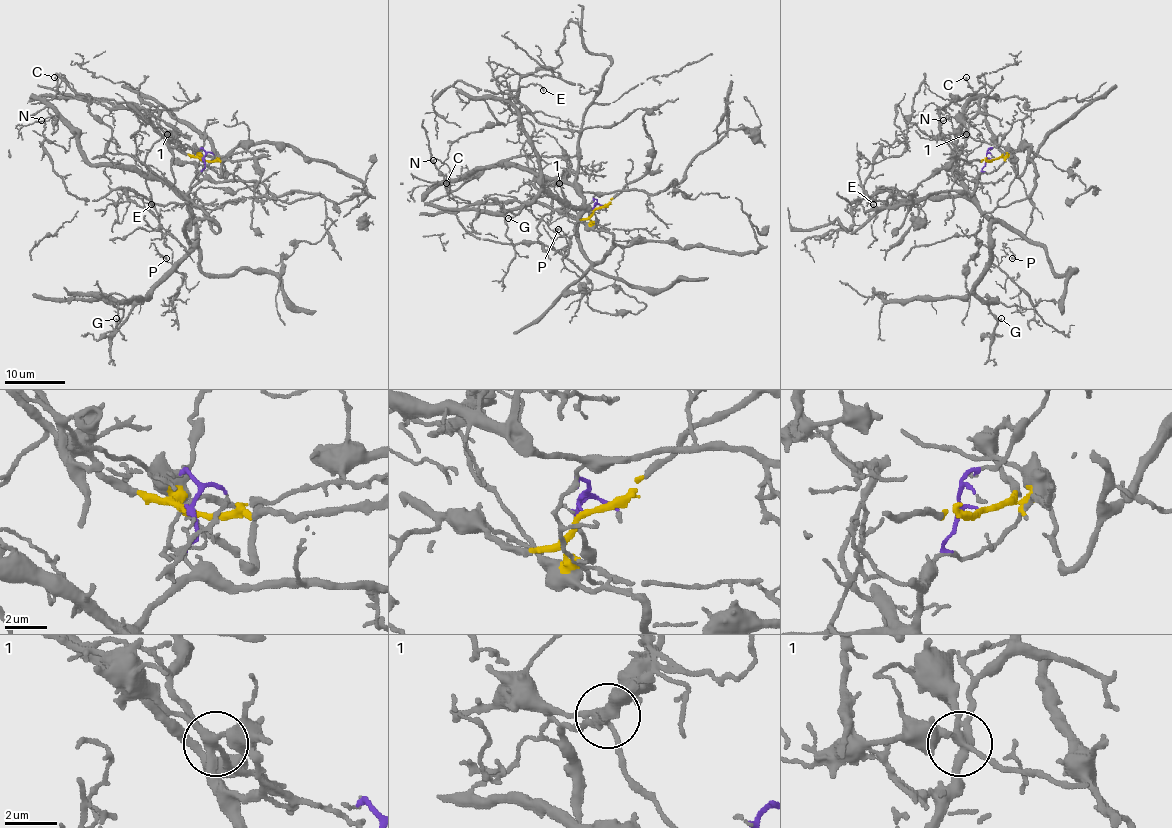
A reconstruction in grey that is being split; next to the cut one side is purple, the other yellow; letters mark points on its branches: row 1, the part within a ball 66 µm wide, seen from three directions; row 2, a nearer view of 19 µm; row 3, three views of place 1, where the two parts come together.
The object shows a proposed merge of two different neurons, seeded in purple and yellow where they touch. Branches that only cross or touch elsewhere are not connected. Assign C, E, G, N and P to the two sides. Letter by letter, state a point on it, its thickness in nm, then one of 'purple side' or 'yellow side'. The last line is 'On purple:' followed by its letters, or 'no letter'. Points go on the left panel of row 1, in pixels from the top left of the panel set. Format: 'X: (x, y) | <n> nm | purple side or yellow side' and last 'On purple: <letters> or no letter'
C: (54, 77) | 160 nm | yellow side
E: (151, 204) | 160 nm | purple side
G: (116, 318) | 110 nm | purple side
N: (41, 120) | 120 nm | purple side
P: (166, 258) | 160 nm | purple side
On purple: E, G, N, P

